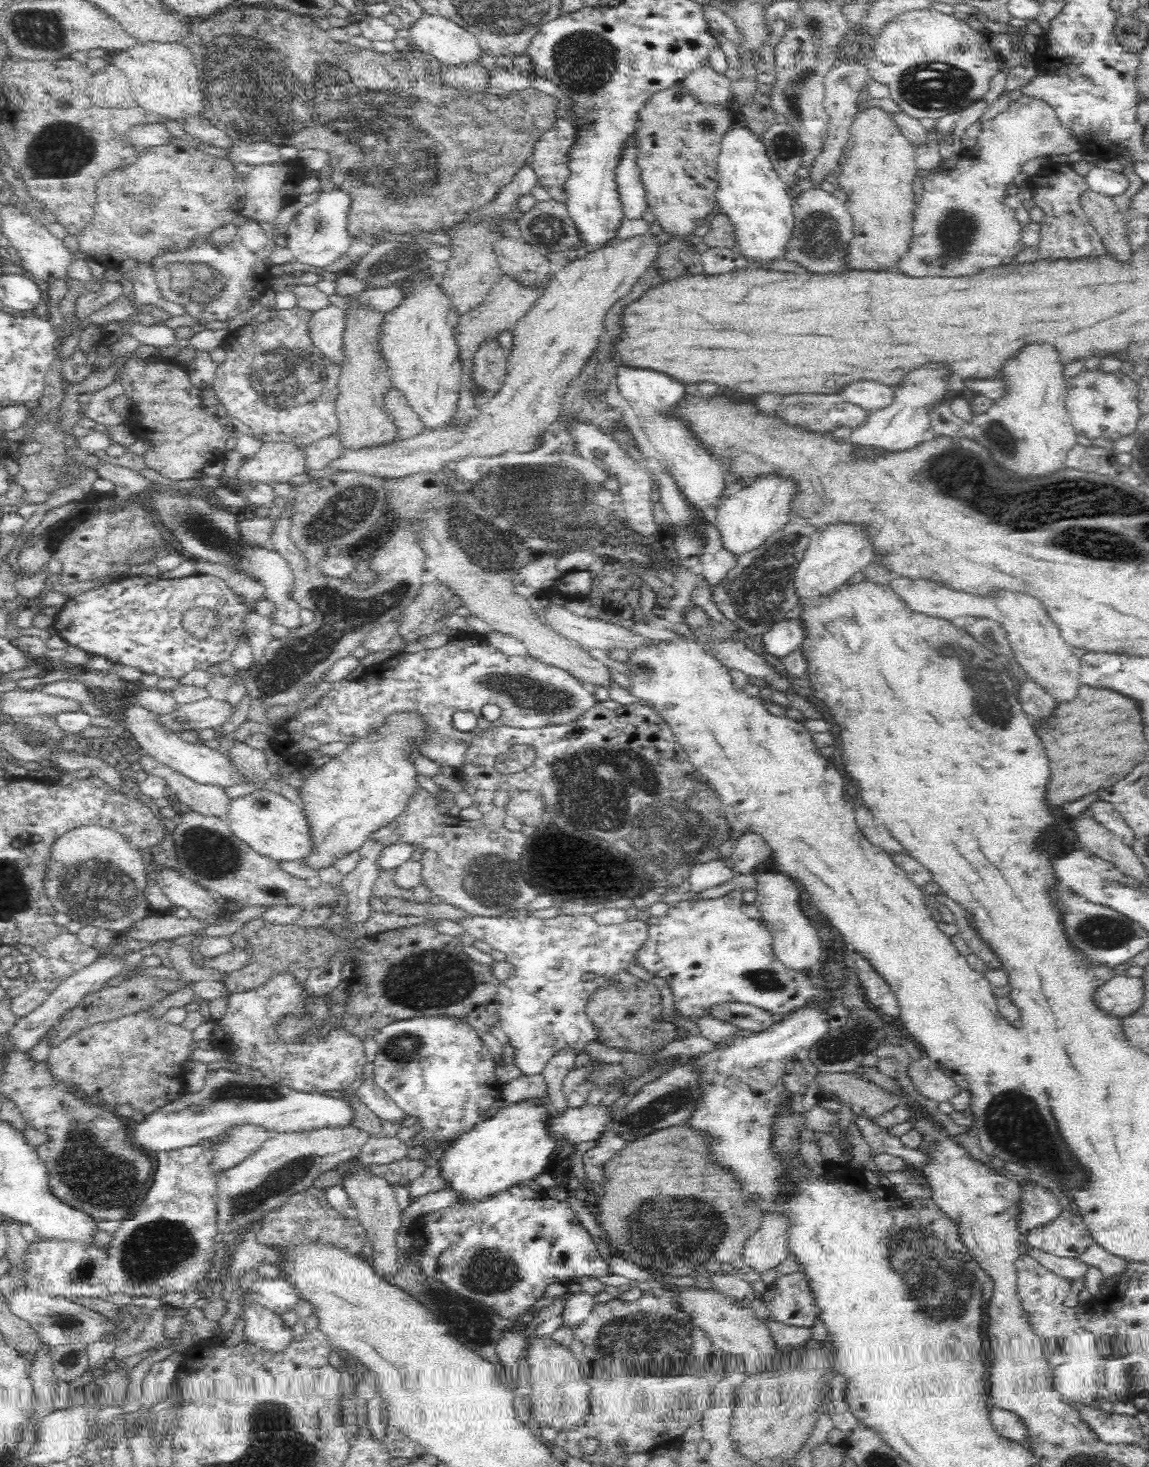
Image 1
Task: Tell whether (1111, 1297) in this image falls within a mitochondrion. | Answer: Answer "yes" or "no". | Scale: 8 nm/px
no

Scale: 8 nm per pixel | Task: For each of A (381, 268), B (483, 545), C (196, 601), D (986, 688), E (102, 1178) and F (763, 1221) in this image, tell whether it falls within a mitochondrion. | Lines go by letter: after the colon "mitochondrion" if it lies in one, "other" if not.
A: mitochondrion
B: mitochondrion
C: other
D: mitochondrion
E: mitochondrion
F: other

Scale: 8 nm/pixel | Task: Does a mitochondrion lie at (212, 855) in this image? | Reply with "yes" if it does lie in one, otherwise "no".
yes

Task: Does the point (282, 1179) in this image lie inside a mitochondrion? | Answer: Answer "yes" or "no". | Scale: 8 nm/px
yes

